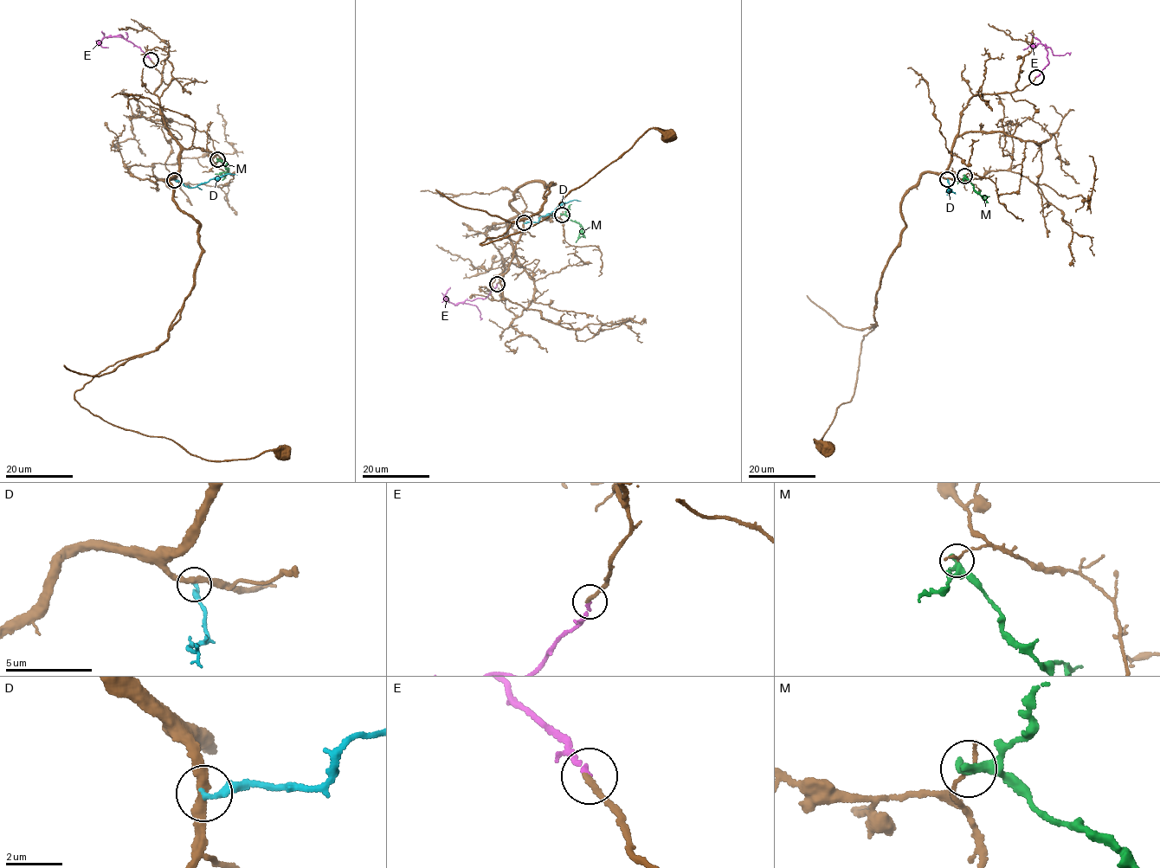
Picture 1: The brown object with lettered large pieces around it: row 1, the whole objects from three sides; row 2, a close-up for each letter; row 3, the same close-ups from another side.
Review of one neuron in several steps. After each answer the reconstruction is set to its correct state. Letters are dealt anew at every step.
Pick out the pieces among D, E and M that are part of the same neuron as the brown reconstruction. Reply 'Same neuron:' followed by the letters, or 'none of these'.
Same neuron: E

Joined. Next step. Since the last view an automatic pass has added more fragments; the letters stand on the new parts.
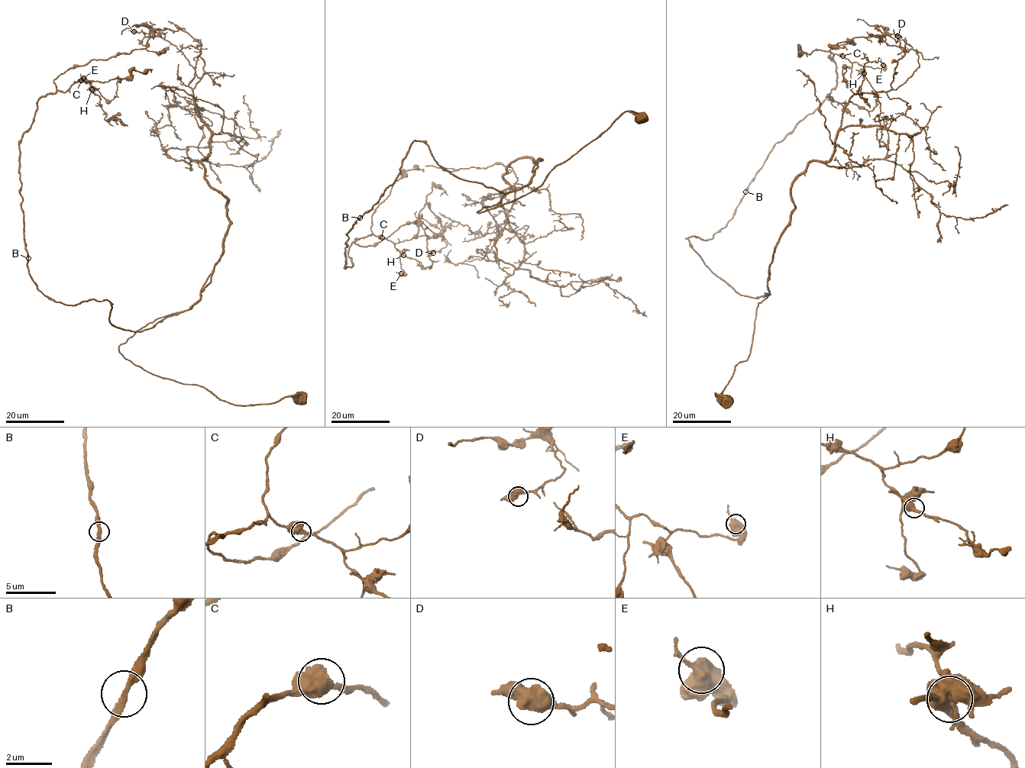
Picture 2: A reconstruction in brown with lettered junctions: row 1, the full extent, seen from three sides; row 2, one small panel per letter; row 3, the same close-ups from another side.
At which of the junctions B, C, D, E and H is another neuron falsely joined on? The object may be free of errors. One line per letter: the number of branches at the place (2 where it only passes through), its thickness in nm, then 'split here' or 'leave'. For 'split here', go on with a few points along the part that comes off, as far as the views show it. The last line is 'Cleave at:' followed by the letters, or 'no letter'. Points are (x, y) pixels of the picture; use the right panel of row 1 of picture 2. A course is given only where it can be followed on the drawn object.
B: branches 2; calibre 260 nm; leave
C: branches 2; calibre 550 nm; leave
D: branches 2; calibre 650 nm; leave
E: branches 2; calibre 600 nm; leave
H: branches 2; calibre 550 nm; split here; course (863, 73), (877, 97), (876, 104), (868, 111), (851, 101), (839, 103), (853, 116)
Cleave at: H

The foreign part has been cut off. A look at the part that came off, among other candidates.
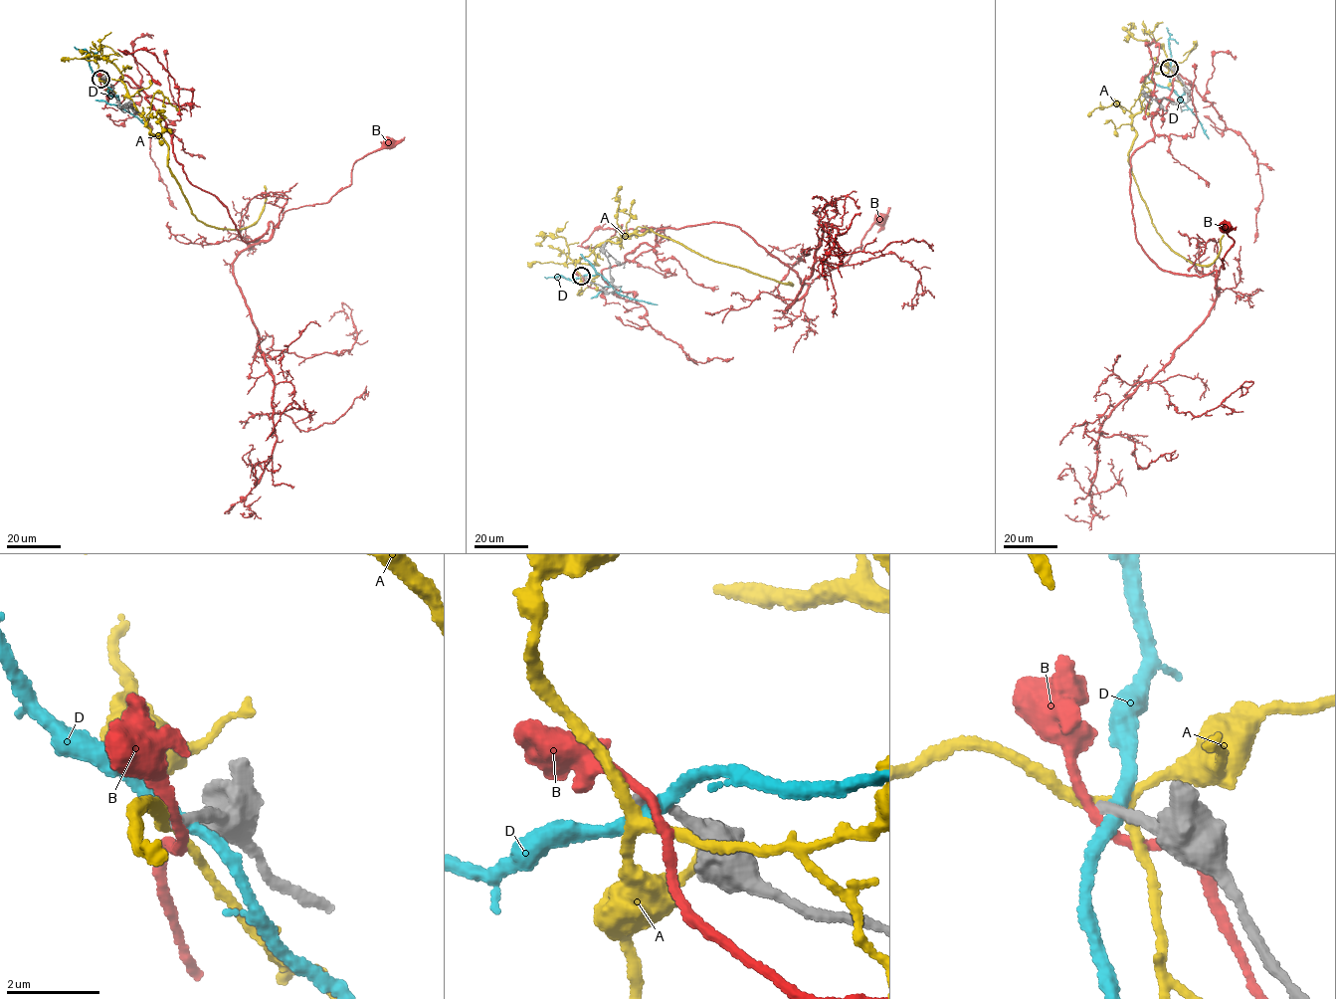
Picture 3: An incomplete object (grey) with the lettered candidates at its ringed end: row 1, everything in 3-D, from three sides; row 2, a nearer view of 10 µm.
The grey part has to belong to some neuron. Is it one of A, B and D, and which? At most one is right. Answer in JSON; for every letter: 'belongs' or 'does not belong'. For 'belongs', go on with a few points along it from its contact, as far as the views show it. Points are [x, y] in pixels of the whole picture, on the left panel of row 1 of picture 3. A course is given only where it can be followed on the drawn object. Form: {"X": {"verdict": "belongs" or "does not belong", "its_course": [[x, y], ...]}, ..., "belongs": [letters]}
{"A": {"verdict": "does not belong"}, "B": {"verdict": "does not belong"}, "D": {"verdict": "does not belong"}, "belongs": []}

